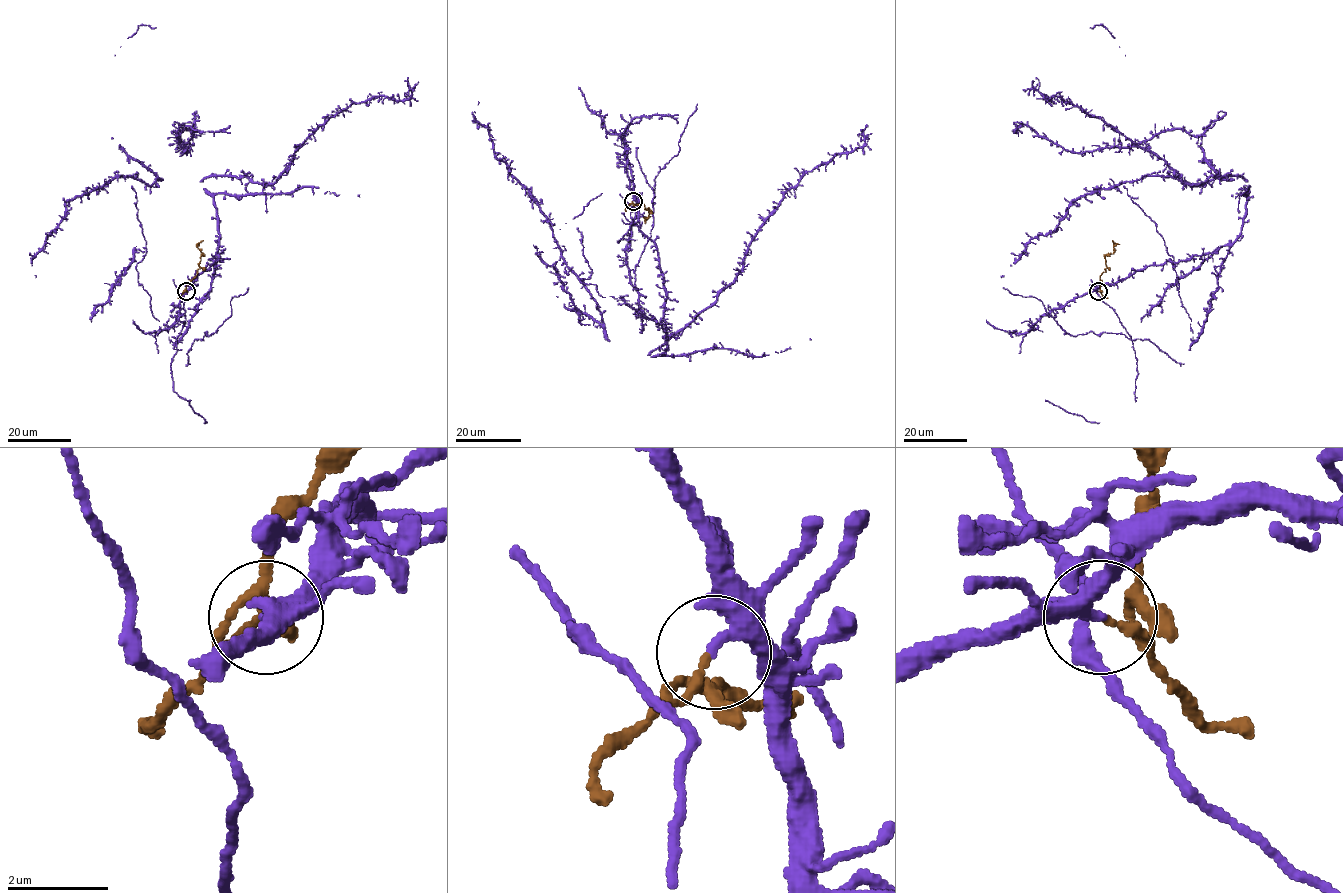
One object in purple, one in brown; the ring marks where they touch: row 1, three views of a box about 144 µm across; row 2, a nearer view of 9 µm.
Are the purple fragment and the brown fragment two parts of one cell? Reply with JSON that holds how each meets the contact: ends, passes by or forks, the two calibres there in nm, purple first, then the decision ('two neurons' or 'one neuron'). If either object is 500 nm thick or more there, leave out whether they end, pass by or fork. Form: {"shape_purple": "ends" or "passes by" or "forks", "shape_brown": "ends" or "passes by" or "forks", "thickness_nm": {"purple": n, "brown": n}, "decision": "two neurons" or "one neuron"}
{"shape_purple": "passes by", "shape_brown": "passes by", "thickness_nm": {"purple": 240, "brown": 120}, "decision": "two neurons"}

